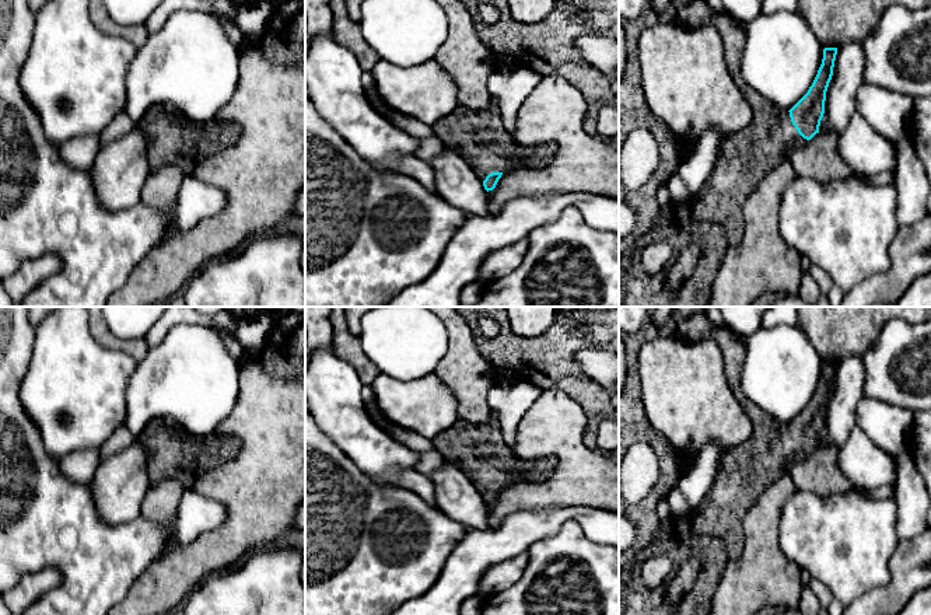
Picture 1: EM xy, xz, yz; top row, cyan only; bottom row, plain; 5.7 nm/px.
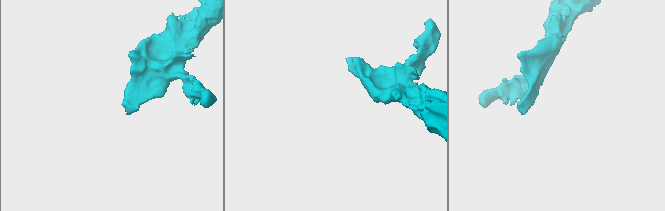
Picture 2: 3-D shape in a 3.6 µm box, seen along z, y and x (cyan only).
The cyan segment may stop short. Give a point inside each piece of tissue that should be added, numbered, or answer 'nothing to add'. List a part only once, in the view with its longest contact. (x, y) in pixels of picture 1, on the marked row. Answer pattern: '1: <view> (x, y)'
1: yz (744, 159)

